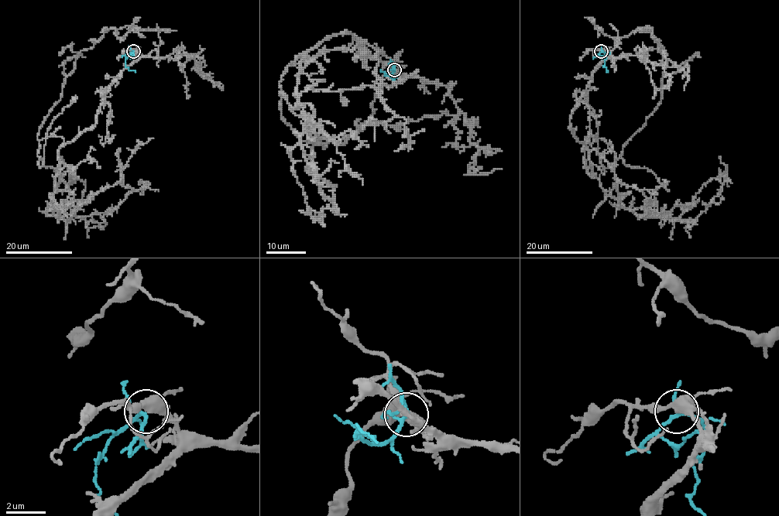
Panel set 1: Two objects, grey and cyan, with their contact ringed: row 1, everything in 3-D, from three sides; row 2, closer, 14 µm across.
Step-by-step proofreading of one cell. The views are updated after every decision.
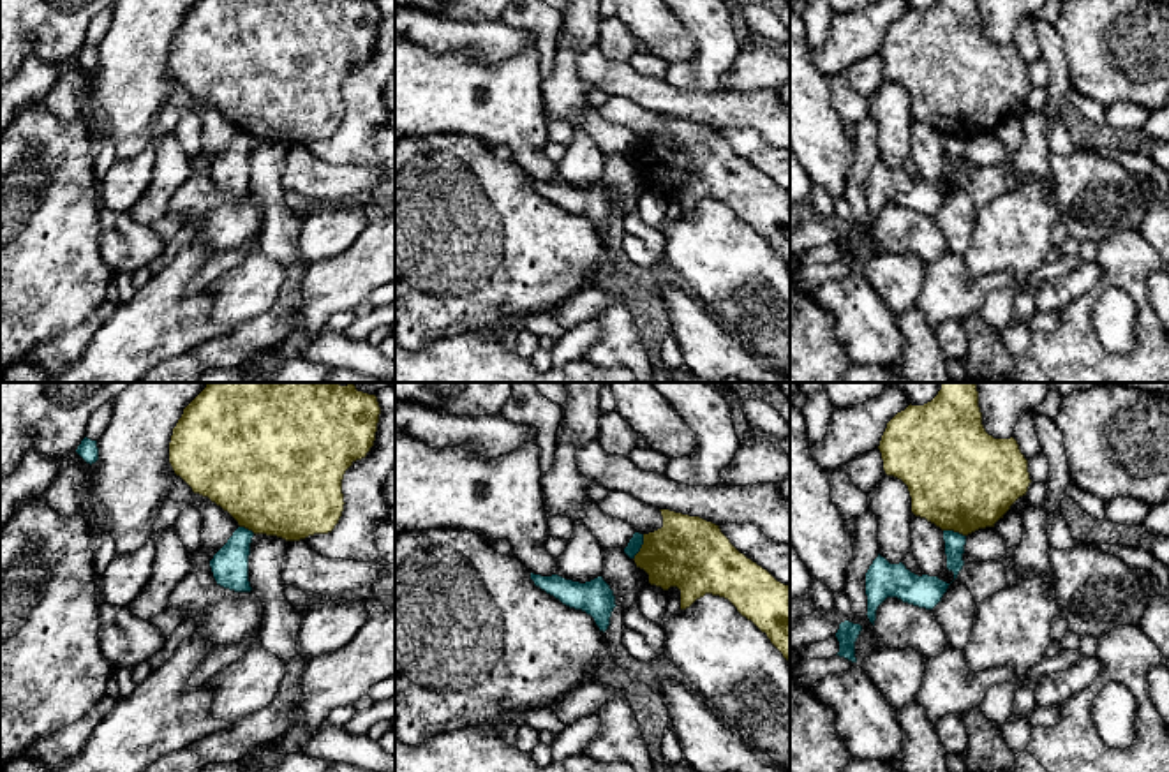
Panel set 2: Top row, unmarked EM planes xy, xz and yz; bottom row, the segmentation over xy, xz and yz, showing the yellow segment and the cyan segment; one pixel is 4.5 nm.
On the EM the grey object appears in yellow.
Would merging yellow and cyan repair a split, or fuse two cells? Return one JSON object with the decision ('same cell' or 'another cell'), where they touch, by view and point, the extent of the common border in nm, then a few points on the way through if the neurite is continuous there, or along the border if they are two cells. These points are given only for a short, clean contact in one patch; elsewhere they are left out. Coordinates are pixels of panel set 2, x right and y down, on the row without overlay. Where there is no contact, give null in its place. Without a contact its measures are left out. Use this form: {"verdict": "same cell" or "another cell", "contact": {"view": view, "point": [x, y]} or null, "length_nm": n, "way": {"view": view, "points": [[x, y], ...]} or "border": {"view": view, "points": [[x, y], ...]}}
{"verdict": "another cell", "contact": {"view": "xz", "point": [642, 152]}, "length_nm": 130, "border": {"view": "xz", "points": [[644, 140], [644, 148], [633, 164]]}}

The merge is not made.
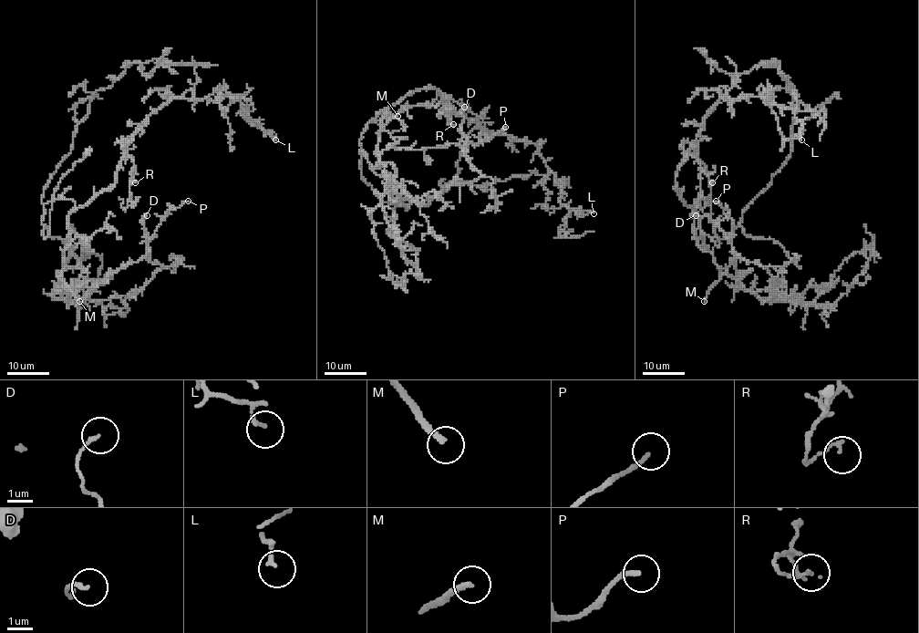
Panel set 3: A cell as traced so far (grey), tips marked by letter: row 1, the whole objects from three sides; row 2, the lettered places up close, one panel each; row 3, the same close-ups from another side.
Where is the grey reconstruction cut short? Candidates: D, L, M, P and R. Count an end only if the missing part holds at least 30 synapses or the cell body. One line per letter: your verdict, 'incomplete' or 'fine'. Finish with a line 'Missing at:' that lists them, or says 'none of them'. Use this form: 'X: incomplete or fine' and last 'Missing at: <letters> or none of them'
D: fine
L: fine
M: incomplete
P: fine
R: fine
Missing at: M

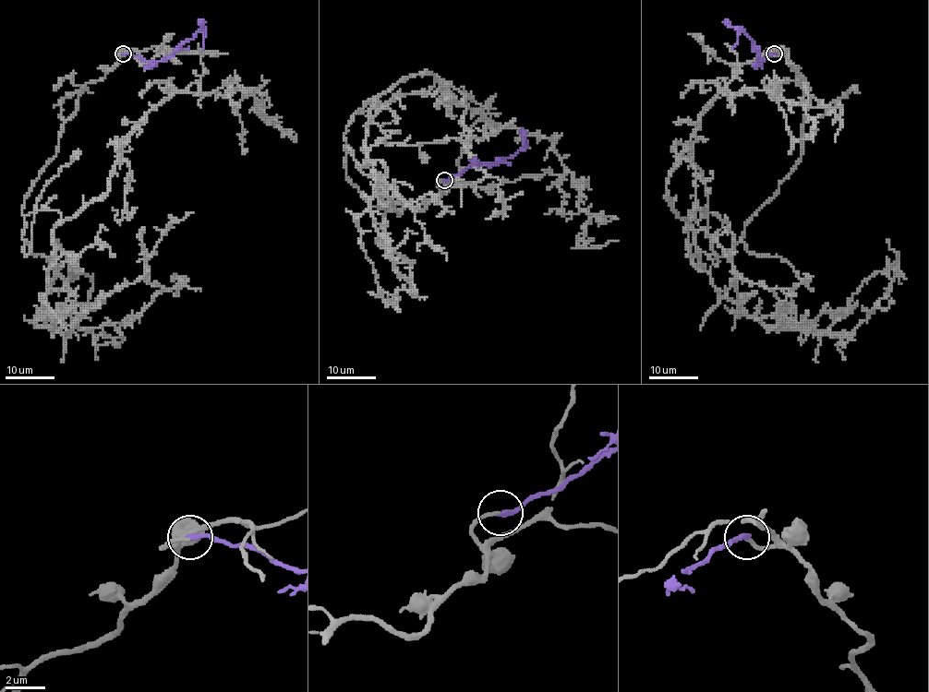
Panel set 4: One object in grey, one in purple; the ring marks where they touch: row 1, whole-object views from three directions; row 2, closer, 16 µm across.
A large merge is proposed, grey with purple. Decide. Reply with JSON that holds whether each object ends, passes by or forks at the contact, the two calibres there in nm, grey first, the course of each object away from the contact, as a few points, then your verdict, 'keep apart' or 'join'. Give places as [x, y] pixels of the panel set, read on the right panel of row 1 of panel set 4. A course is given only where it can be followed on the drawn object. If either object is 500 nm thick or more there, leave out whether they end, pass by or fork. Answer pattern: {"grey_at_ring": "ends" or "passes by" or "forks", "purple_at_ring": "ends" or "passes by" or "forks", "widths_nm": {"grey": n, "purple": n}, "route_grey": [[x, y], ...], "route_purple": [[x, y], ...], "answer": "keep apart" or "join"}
{"grey_at_ring": "ends", "purple_at_ring": "ends", "widths_nm": {"grey": 160, "purple": 240}, "route_grey": [[775, 54], [804, 78], [802, 160], [719, 256], [704, 210], [671, 208], [719, 92], [832, 108], [835, 141]], "route_purple": [[775, 54], [757, 60], [757, 48], [724, 18]], "answer": "join"}

